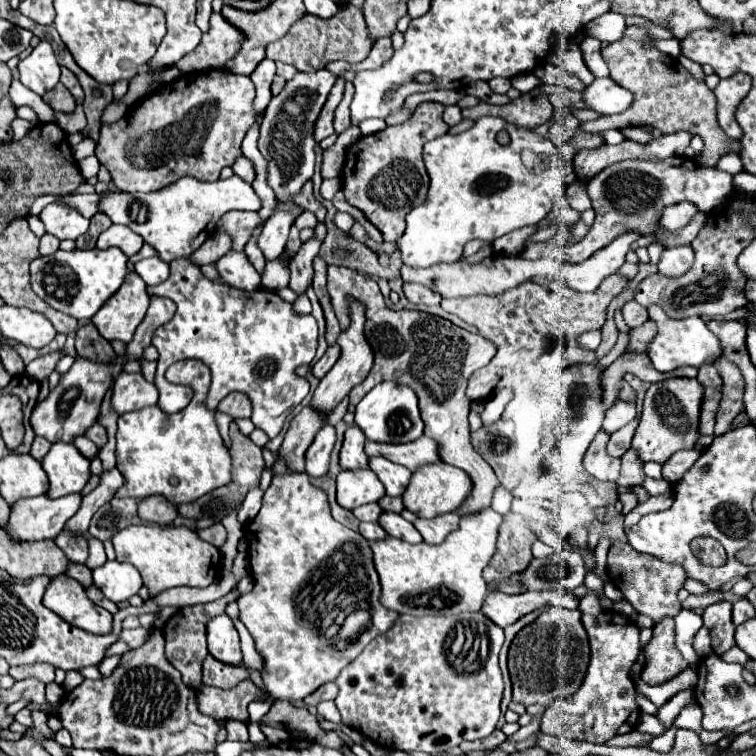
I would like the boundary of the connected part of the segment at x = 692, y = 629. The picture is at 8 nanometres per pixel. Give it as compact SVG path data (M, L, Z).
M681 609L679 617L675 617L675 631L677 631L675 645L689 665L695 665L697 659L699 659L693 645L691 645L691 639L701 629L701 625L703 625L701 615L691 611L691 609Z

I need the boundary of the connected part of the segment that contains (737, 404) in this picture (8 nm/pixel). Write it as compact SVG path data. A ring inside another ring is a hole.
M719 357L715 367L723 379L723 397L717 411L715 435L723 435L733 427L733 419L743 411L743 377L739 377L739 369L735 369L727 357Z

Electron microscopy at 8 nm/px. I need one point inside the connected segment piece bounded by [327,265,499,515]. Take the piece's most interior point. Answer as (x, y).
(434, 357)

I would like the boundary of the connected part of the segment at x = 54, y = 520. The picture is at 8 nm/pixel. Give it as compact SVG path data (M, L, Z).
M69 493L67 497L51 499L47 495L17 501L11 507L9 523L5 529L17 541L39 541L55 539L63 523L73 517L83 501L81 493Z

